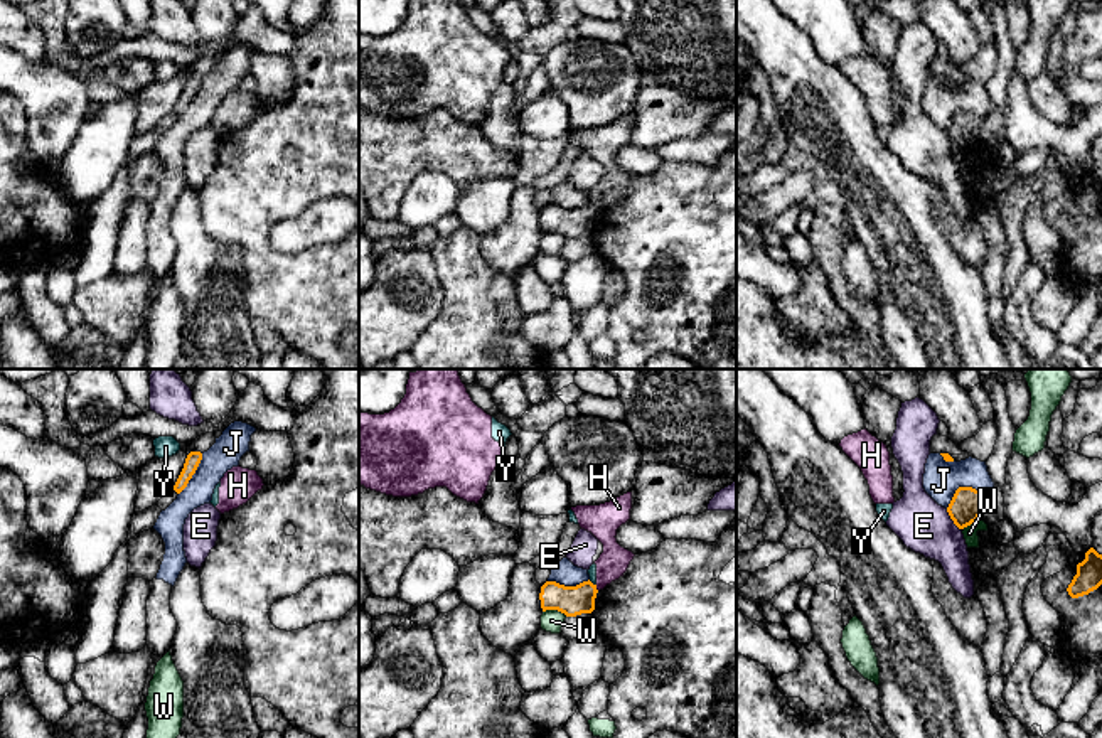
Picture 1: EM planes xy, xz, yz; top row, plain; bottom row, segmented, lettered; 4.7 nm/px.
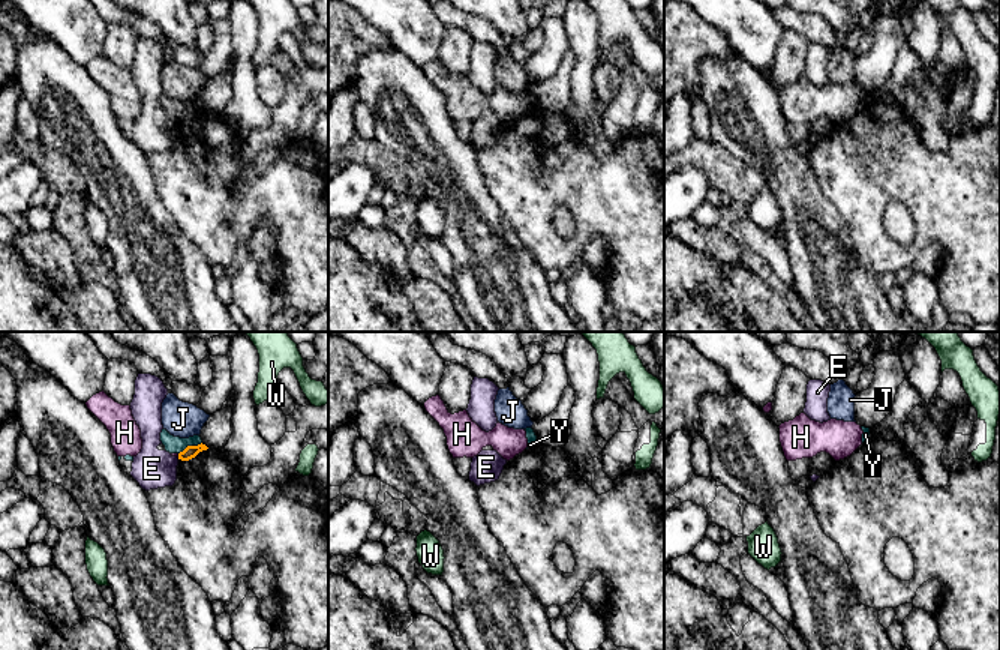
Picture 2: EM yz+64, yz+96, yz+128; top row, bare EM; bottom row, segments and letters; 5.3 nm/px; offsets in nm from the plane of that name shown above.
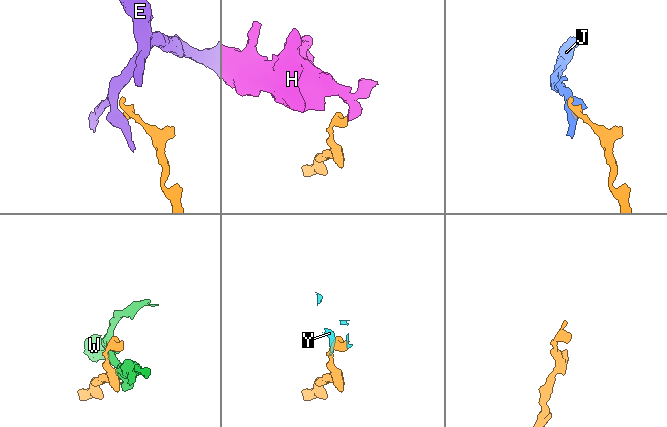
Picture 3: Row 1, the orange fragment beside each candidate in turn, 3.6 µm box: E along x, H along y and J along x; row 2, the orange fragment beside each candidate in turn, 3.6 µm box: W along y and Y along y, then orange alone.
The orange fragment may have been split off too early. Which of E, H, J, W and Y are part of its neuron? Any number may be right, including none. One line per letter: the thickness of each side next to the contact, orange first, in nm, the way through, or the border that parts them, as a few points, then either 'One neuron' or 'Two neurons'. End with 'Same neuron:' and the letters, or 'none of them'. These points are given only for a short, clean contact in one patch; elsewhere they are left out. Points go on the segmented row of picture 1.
E: Thickness 150 nm (orange) against 260 nm. Boundary: yz (946, 509), (959, 529). Two neurons
H: Thickness 140 nm (orange) against 140 nm. Boundary: xz (595, 585), (599, 590). Two neurons
J: Thickness 150 nm (orange) against 170 nm. Boundary: yz (981, 492), (971, 487), (959, 487), (946, 508). Two neurons
W: Thickness 140 nm (orange) against 110 nm. Boundary: xz (543, 610), (560, 610), (567, 615). Two neurons
Y: Thickness 140 nm (orange) against 50 nm. Boundary: xz (588, 580), (595, 585). Two neurons
Same neuron: none of them

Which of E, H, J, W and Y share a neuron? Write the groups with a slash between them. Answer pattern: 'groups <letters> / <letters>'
groups E / H Y / J / W

